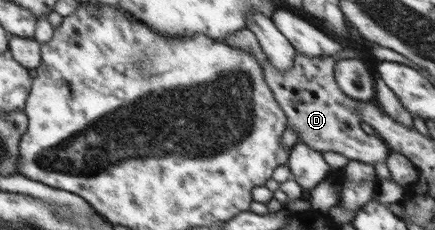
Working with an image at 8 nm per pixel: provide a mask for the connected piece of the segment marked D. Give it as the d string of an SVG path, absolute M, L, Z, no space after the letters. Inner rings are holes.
M247 27L228 34L223 41L258 58L257 62L262 66L265 82L284 111L287 126L297 133L298 142L305 143L317 152L343 154L352 163L374 166L375 163L386 162L391 150L384 141L361 129L362 118L357 112L357 102L347 96L335 80L334 59L296 53L293 66L289 70L280 71L269 62L256 36Z

